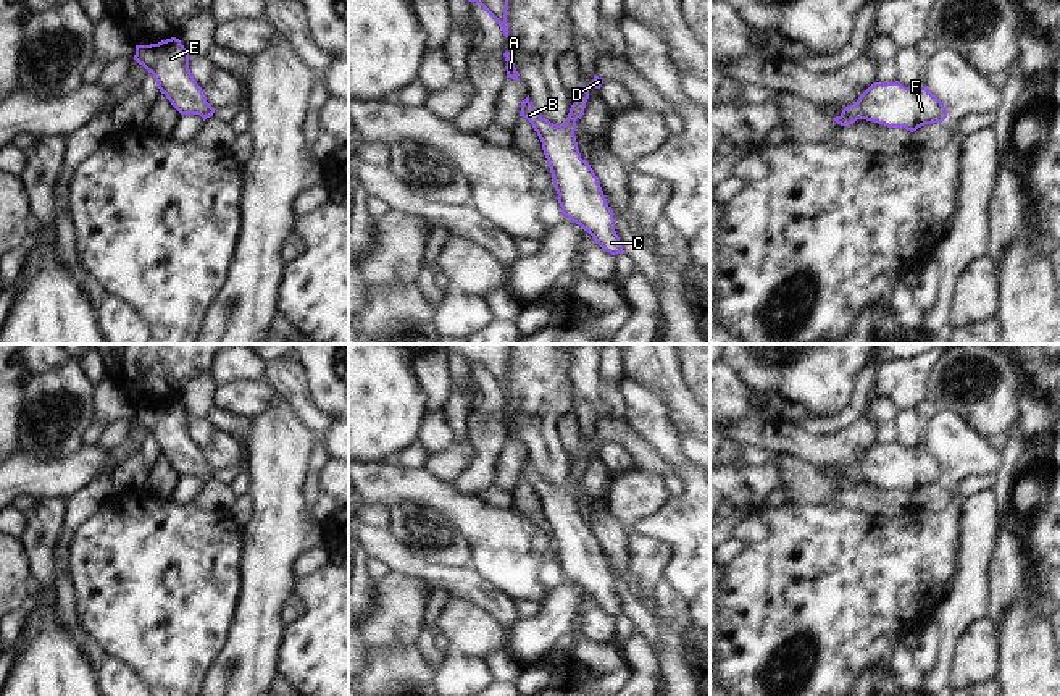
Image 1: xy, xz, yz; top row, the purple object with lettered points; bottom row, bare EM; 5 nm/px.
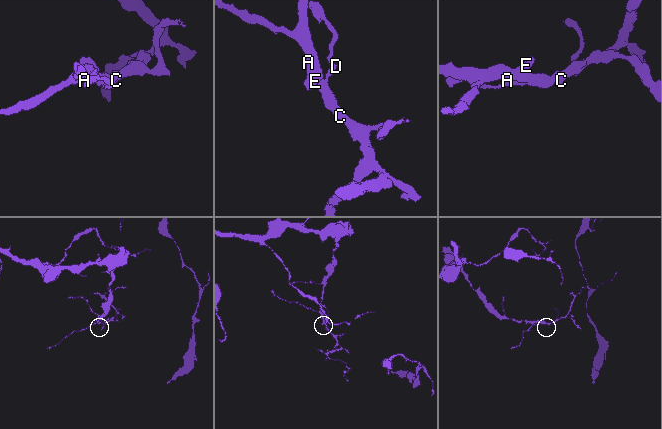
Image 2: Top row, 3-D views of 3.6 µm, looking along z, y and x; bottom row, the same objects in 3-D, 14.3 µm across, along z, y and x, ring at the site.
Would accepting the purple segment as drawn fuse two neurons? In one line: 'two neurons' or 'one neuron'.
one neuron

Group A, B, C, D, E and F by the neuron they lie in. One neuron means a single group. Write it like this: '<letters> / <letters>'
A B C D E F

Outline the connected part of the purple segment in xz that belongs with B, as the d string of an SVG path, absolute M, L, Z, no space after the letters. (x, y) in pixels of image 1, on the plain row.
M581 446L563 488L542 480L529 463L529 457L521 463L520 478L532 486L542 504L561 577L587 593L595 606L611 617L624 615L615 593L613 572L607 565L594 531L581 520L574 497L576 481L584 476L587 460L589 452Z

